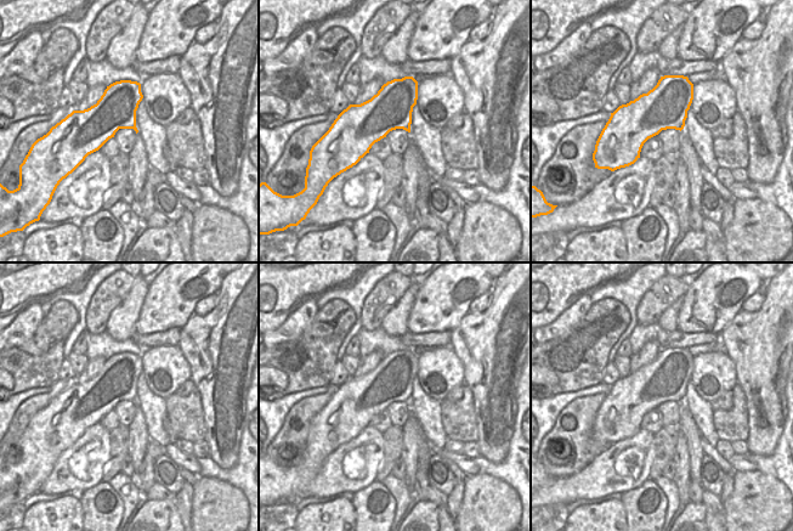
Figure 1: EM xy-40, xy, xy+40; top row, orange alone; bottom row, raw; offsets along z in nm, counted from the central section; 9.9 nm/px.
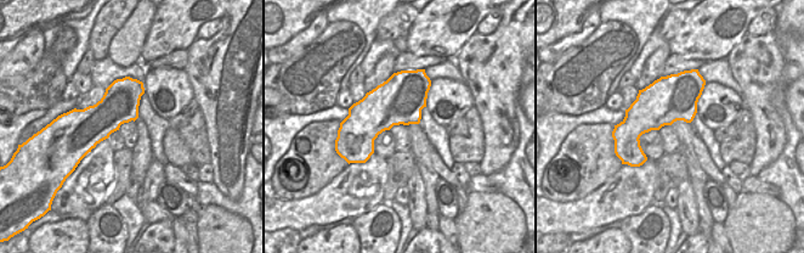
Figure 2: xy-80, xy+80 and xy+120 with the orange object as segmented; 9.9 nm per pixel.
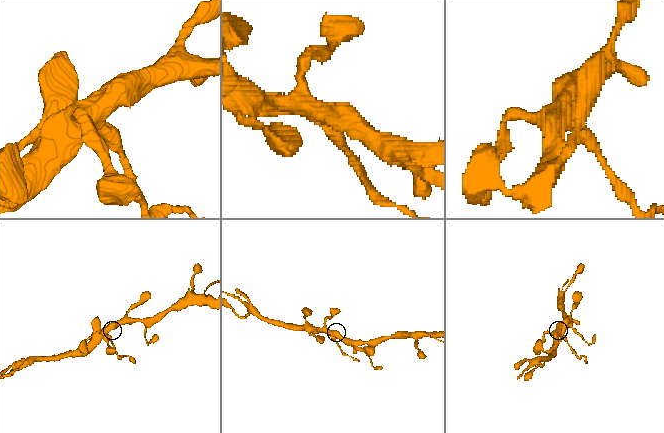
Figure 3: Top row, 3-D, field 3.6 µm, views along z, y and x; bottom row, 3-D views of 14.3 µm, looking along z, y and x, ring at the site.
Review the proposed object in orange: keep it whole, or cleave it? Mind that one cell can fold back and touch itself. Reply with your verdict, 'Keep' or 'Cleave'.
Cleave.

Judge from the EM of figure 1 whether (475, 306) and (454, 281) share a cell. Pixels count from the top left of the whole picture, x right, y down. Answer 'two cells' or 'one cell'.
two cells

